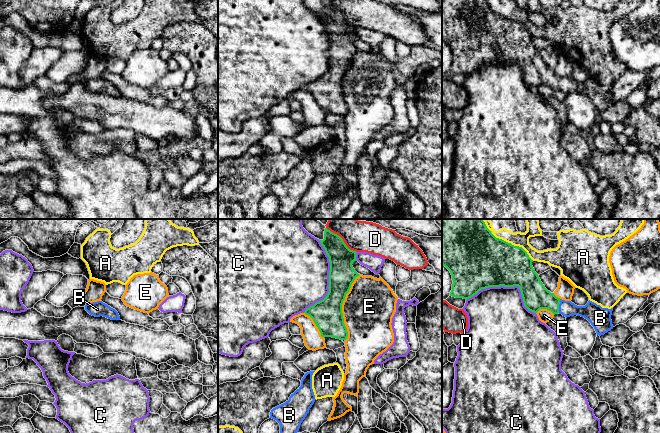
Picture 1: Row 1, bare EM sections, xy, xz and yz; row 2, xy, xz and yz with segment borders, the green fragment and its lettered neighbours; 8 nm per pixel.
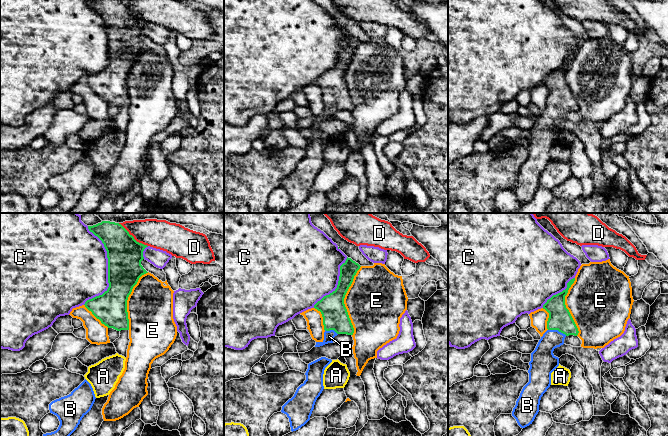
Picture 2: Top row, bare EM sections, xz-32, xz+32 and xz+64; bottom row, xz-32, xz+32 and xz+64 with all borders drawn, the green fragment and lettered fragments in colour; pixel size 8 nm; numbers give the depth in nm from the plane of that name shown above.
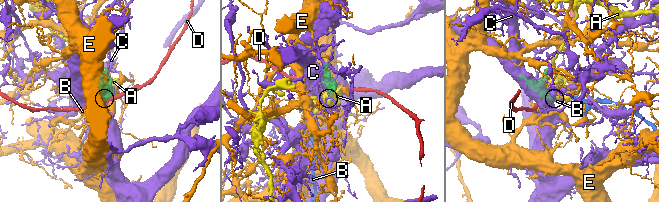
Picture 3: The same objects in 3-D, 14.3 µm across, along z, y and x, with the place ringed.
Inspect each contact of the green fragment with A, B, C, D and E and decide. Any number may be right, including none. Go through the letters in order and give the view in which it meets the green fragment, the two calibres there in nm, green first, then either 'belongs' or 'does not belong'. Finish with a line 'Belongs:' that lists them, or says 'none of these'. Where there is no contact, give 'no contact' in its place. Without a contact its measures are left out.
A: contact in yz; calibres 420 and 110 nm; does not belong
B: contact in yz; calibres 220 and 120 nm; belongs
C: contact in yz; calibres 400 and 460 nm; does not belong
D: contact in xz; calibres 200 and 240 nm; does not belong
E: contact in xz; calibres 240 and 420 nm; does not belong
Belongs: B

